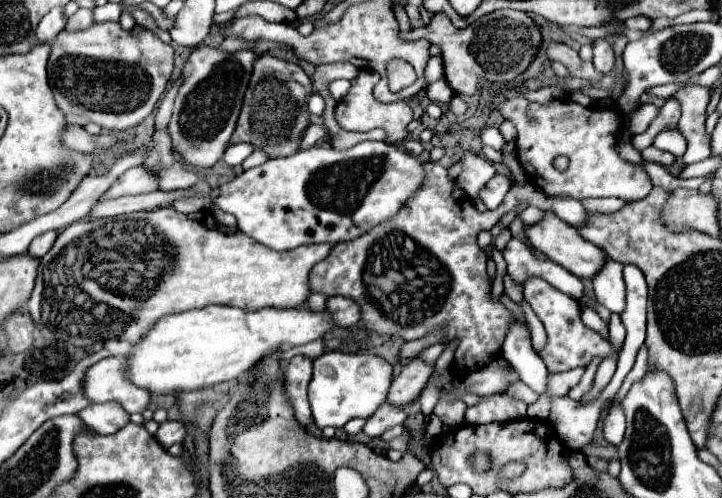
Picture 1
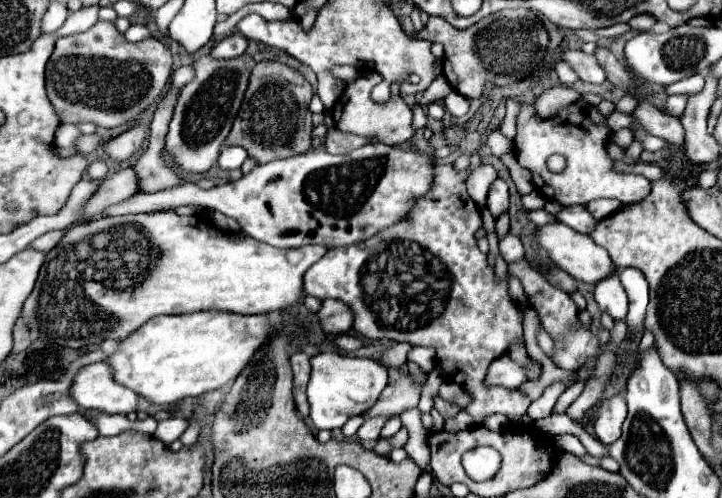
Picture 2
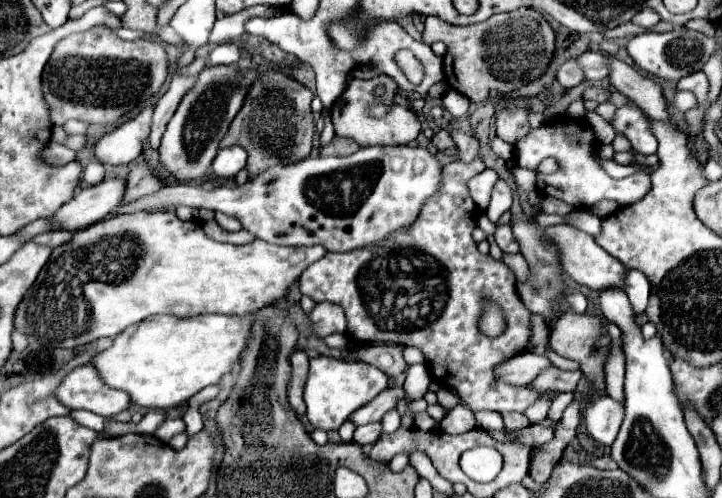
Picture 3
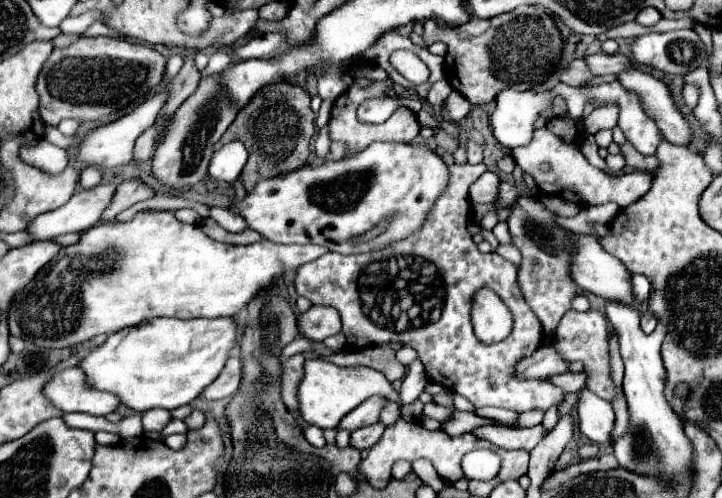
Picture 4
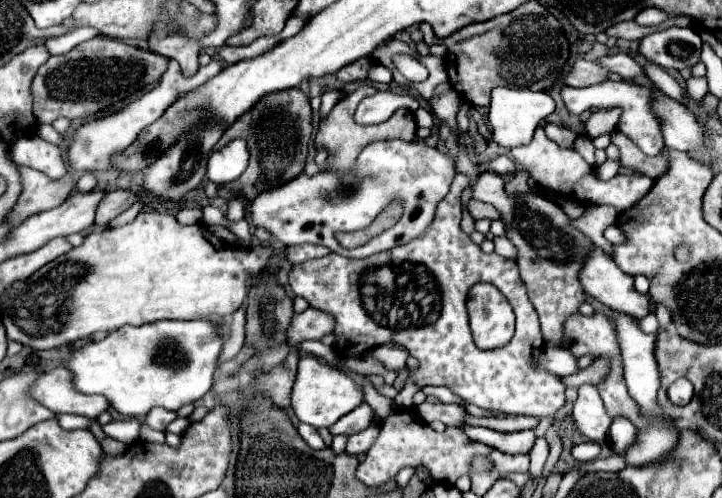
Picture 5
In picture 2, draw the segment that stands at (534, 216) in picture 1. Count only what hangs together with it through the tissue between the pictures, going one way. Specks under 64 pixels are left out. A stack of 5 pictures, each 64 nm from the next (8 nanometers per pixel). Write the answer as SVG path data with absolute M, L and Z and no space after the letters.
M532 210L532 212L528 212L528 218L530 218L536 226L546 226L546 224L550 224L550 222L556 222L556 216L548 214L546 210Z

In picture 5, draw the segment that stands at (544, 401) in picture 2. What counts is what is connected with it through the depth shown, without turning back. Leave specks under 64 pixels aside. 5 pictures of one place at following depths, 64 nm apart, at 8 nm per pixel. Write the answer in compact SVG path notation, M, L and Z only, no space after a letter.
M466 416L466 422L470 426L482 426L482 428L490 428L496 432L520 432L520 430L530 430L534 428L540 420L534 416L490 416L490 418L474 418L474 416Z

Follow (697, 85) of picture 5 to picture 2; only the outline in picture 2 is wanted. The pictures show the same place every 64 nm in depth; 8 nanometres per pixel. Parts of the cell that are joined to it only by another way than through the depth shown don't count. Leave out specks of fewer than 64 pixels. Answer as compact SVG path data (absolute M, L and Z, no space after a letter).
M676 94L676 96L670 96L668 102L666 102L666 112L670 112L672 116L682 116L686 104L688 104L688 94Z

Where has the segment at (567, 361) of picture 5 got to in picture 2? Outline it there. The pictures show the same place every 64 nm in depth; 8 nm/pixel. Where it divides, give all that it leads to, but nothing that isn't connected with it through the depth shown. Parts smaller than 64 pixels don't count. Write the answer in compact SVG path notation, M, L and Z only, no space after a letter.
M502 356L494 360L486 374L486 384L490 386L504 386L504 388L520 388L528 380L526 366L510 360L510 356Z

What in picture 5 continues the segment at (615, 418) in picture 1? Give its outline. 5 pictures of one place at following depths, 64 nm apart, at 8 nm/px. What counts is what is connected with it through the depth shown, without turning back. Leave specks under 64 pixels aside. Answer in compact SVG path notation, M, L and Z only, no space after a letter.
M584 384L578 388L578 398L574 402L572 414L578 426L582 428L584 436L588 436L594 442L604 440L612 422L604 410L604 404L602 404L602 398L598 396L596 386Z

